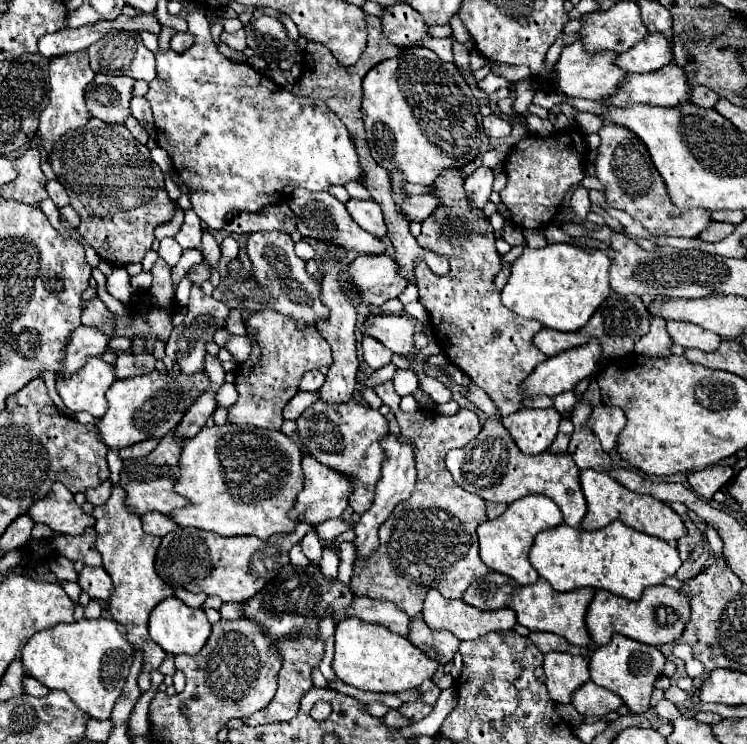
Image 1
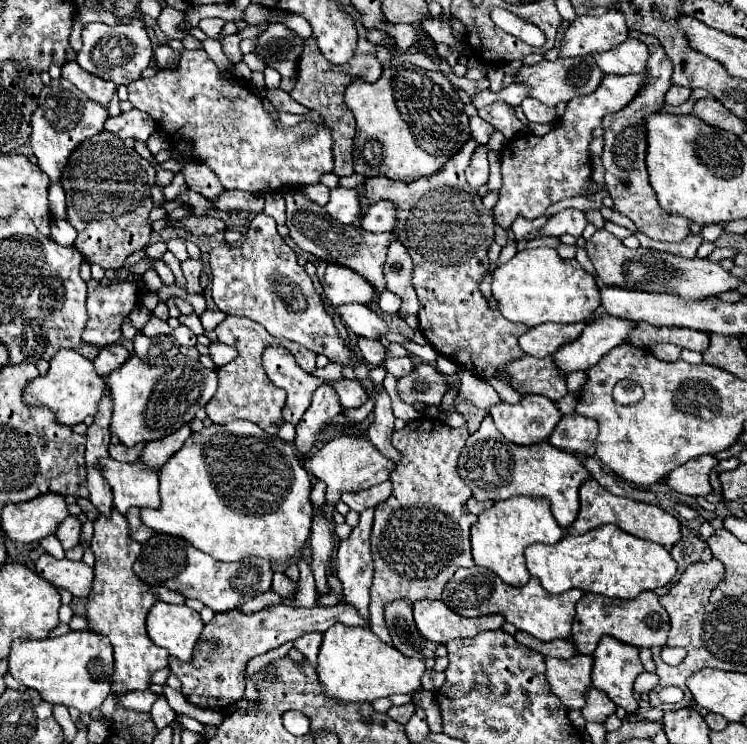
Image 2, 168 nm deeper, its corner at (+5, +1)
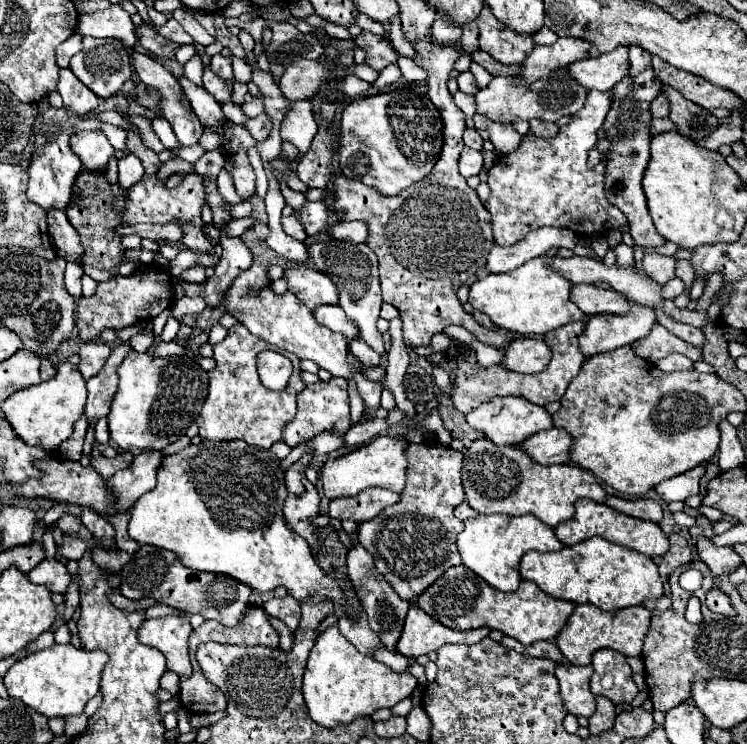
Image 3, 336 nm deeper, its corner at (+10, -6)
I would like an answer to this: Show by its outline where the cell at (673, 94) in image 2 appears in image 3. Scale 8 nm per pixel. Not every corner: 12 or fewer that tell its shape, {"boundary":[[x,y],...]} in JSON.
{"boundary":[[662,92],[650,106],[652,116],[664,118],[670,114],[670,102]]}

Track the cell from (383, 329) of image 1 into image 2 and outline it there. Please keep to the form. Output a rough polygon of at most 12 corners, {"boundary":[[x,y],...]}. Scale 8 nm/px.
{"boundary":[[347,303],[333,313],[359,337],[379,339],[387,321],[367,305]]}

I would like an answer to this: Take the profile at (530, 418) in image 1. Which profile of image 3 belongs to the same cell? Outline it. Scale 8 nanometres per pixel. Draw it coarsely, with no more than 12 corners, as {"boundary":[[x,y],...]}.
{"boundary":[[516,396],[492,398],[466,414],[498,446],[518,446],[554,426]]}

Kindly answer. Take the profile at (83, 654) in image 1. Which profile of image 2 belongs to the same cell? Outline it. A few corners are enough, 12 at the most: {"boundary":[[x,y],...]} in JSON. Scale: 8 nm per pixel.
{"boundary":[[93,631],[15,641],[9,673],[47,703],[91,713],[113,647]]}

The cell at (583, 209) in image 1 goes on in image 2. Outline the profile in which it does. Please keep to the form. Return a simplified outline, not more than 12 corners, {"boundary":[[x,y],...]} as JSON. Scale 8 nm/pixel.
{"boundary":[[577,209],[551,215],[547,223],[529,233],[537,237],[581,237],[587,219]]}

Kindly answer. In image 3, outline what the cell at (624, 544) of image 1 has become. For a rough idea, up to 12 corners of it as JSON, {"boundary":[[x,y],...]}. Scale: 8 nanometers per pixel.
{"boundary":[[600,536],[526,552],[520,576],[620,610],[660,598],[658,566]]}

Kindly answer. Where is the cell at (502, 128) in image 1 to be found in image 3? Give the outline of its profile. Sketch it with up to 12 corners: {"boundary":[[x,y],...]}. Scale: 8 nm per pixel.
{"boundary":[[476,128],[464,130],[464,144],[482,150],[482,136]]}

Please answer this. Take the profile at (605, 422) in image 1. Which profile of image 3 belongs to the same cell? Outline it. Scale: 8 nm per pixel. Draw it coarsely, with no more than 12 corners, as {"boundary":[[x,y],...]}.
{"boundary":[[562,428],[524,440],[538,464],[568,464],[572,442]]}

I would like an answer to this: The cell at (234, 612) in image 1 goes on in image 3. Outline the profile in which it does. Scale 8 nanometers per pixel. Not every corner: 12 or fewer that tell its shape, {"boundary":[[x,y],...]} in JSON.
{"boundary":[[294,596],[264,602],[292,632],[298,628],[300,604]]}

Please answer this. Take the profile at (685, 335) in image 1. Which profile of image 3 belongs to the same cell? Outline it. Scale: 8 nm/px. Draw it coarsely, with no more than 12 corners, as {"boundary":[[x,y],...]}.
{"boundary":[[658,322],[632,348],[644,360],[656,362],[672,352],[702,360],[698,346],[680,340]]}

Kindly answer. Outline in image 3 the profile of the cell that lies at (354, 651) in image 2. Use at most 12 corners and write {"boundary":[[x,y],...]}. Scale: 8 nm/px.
{"boundary":[[326,628],[304,700],[326,728],[408,698],[418,680]]}

